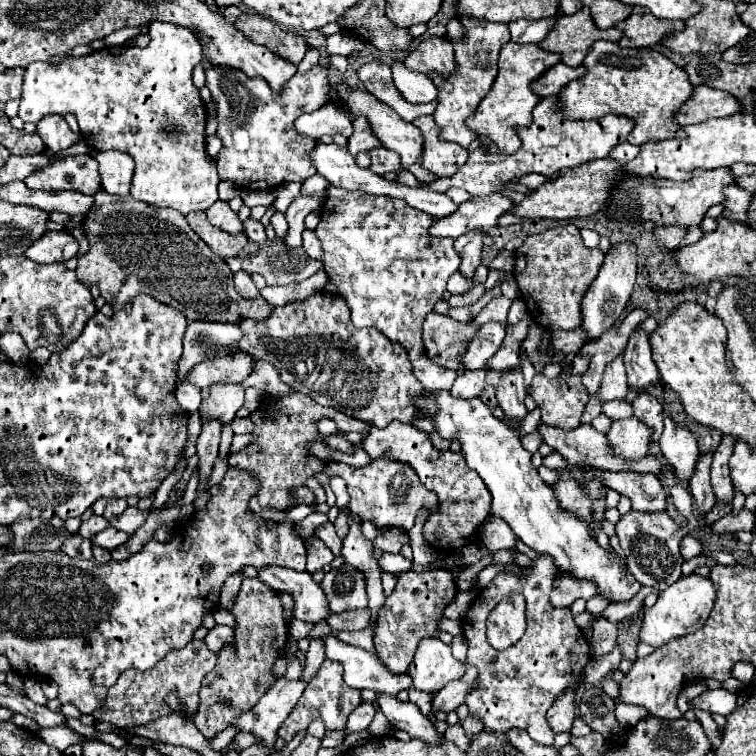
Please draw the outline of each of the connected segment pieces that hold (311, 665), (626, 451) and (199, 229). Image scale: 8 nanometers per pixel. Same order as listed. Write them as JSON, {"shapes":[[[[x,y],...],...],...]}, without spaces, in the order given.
{"shapes":[[[[313,638],[311,640],[311,646],[309,646],[309,652],[307,652],[307,660],[305,660],[305,668],[303,668],[303,674],[301,674],[301,680],[309,682],[311,676],[315,676],[315,672],[319,670],[319,662],[325,660],[325,644],[321,642],[321,638]]],[[[635,416],[625,420],[615,420],[607,438],[615,448],[615,456],[623,456],[625,460],[641,460],[647,456],[651,446],[653,430],[647,428]]],[[[191,212],[191,214],[187,214],[185,218],[187,218],[189,226],[193,228],[193,232],[195,232],[217,256],[221,256],[221,258],[237,256],[237,254],[243,250],[243,246],[245,246],[245,234],[243,234],[243,236],[241,236],[241,234],[231,236],[231,234],[227,234],[227,232],[211,226],[211,224],[207,222],[205,212]]]]}

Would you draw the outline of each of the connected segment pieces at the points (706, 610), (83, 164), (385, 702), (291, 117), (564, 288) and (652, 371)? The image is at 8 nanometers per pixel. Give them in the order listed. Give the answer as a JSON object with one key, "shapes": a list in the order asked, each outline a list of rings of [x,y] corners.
{"shapes":[[[[689,574],[689,576],[681,576],[673,586],[669,586],[667,590],[663,590],[657,598],[657,604],[653,608],[645,610],[643,616],[643,628],[641,628],[641,642],[647,642],[655,648],[663,646],[665,642],[669,642],[671,638],[679,638],[679,636],[687,636],[699,628],[703,628],[705,620],[709,618],[711,610],[715,604],[715,588],[711,578],[703,578],[699,574]]],[[[77,154],[35,170],[25,178],[25,184],[31,190],[75,190],[93,196],[101,188],[101,178],[95,158],[89,154]]],[[[377,694],[375,702],[379,704],[387,720],[395,728],[405,730],[411,738],[419,738],[427,744],[439,744],[439,740],[443,740],[443,734],[435,730],[431,720],[427,720],[413,702],[401,702],[399,698],[387,694]]],[[[317,64],[305,74],[297,72],[281,90],[273,90],[261,76],[249,78],[241,70],[233,70],[227,66],[207,68],[205,80],[205,86],[211,90],[211,100],[217,106],[217,136],[223,142],[223,148],[217,154],[217,172],[221,180],[231,180],[237,186],[249,190],[273,190],[277,186],[283,186],[285,182],[303,182],[317,172],[309,158],[309,152],[315,148],[315,140],[295,130],[295,118],[305,112],[313,112],[315,108],[321,108],[329,102],[329,68]]],[[[573,224],[557,226],[553,230],[545,230],[541,234],[533,234],[525,238],[525,244],[517,250],[515,260],[515,280],[519,284],[521,298],[527,304],[529,316],[545,330],[575,330],[581,326],[581,300],[589,288],[589,284],[595,280],[599,266],[603,262],[605,254],[599,248],[585,248],[581,242],[579,228]]],[[[635,328],[631,332],[627,348],[623,352],[623,362],[625,362],[625,368],[627,368],[629,388],[645,392],[645,386],[659,378],[657,366],[651,358],[649,334],[643,332],[641,328]]]]}

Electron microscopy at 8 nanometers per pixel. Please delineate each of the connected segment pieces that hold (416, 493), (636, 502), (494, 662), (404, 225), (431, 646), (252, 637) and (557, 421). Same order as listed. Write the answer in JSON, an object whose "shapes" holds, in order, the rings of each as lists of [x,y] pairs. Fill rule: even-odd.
{"shapes":[[[[377,458],[363,468],[353,468],[343,462],[327,462],[325,472],[329,476],[341,476],[347,482],[351,494],[349,510],[355,512],[361,520],[371,520],[379,530],[399,528],[407,532],[413,528],[415,516],[421,508],[429,508],[433,512],[437,508],[435,494],[419,482],[415,470],[411,470],[407,464],[391,462],[391,458]]],[[[593,472],[593,478],[603,482],[607,488],[625,494],[633,510],[641,512],[665,512],[667,510],[667,494],[657,480],[657,476],[637,476],[635,472]]],[[[539,556],[533,564],[533,568],[523,568],[525,576],[519,578],[515,574],[499,574],[495,576],[485,590],[479,592],[479,598],[473,600],[473,604],[467,610],[467,620],[461,620],[461,628],[463,628],[463,636],[467,640],[467,662],[473,664],[479,670],[479,678],[477,684],[479,688],[475,692],[471,692],[465,700],[465,704],[469,706],[469,714],[477,716],[479,720],[483,720],[485,728],[489,732],[499,732],[505,734],[511,728],[519,728],[525,730],[531,738],[535,738],[539,744],[553,744],[553,730],[547,724],[547,710],[551,708],[551,704],[555,702],[555,696],[559,692],[563,692],[563,688],[569,686],[579,686],[581,684],[581,674],[585,664],[591,660],[591,648],[585,636],[579,636],[581,630],[577,628],[577,624],[573,622],[573,614],[569,608],[555,608],[549,602],[549,594],[551,594],[551,582],[555,580],[555,576],[559,574],[559,568],[555,568],[555,564],[551,564],[549,556]],[[507,592],[519,592],[525,596],[527,600],[527,630],[523,634],[523,638],[513,644],[511,648],[507,648],[505,652],[499,652],[495,648],[489,646],[487,638],[485,638],[485,620],[491,614],[491,610],[497,606],[497,602],[507,594]]],[[[327,186],[327,200],[321,206],[321,222],[315,228],[317,238],[323,246],[323,268],[329,280],[339,288],[343,300],[351,308],[351,318],[355,328],[377,328],[389,340],[403,344],[411,356],[413,372],[417,380],[427,388],[427,392],[451,390],[457,372],[431,364],[423,352],[421,326],[425,316],[433,310],[433,304],[443,298],[445,284],[451,274],[457,272],[461,260],[453,250],[451,238],[435,238],[429,234],[433,218],[425,212],[411,208],[405,200],[389,196],[369,196],[365,192],[343,192],[341,188]]],[[[431,636],[419,642],[407,672],[413,678],[415,690],[431,692],[441,690],[451,680],[459,680],[465,674],[465,666],[453,658],[449,644],[441,642],[437,636]]],[[[245,578],[241,592],[237,596],[235,608],[231,614],[237,618],[237,628],[235,640],[237,640],[237,650],[231,646],[225,646],[219,652],[215,668],[203,678],[201,690],[199,690],[199,710],[193,716],[193,722],[197,730],[205,738],[215,738],[221,730],[229,728],[235,724],[235,720],[249,712],[259,698],[271,688],[275,682],[271,668],[279,652],[283,654],[287,650],[287,638],[289,638],[289,626],[283,620],[283,606],[279,596],[261,580]]],[[[535,374],[529,384],[529,394],[541,408],[541,420],[547,426],[561,428],[565,432],[575,430],[581,424],[581,414],[589,400],[581,376],[571,376],[561,382],[559,378]]]]}

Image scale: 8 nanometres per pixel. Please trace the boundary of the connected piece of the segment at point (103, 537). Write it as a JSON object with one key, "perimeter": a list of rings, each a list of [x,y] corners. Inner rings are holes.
{"perimeter":[[[109,526],[105,532],[101,532],[99,536],[95,536],[95,540],[91,540],[91,542],[93,544],[99,544],[99,546],[103,546],[107,550],[113,550],[113,548],[125,544],[127,540],[129,540],[129,534],[127,532],[121,532],[121,530],[115,530],[115,528]]]}

